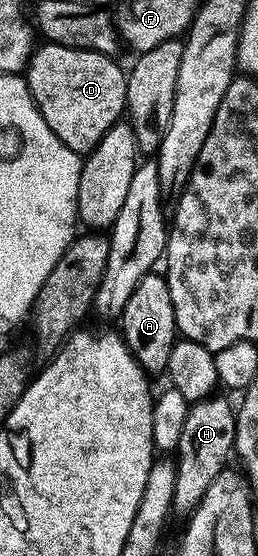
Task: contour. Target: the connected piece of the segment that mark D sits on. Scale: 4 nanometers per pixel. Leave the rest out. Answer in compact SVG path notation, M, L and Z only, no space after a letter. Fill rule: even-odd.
M42 42L30 53L30 62L24 69L24 79L44 122L52 126L52 134L64 142L73 152L90 153L108 134L114 124L123 119L126 112L126 78L120 65L114 61L113 55L104 52L93 52L90 48L69 48L63 44Z

